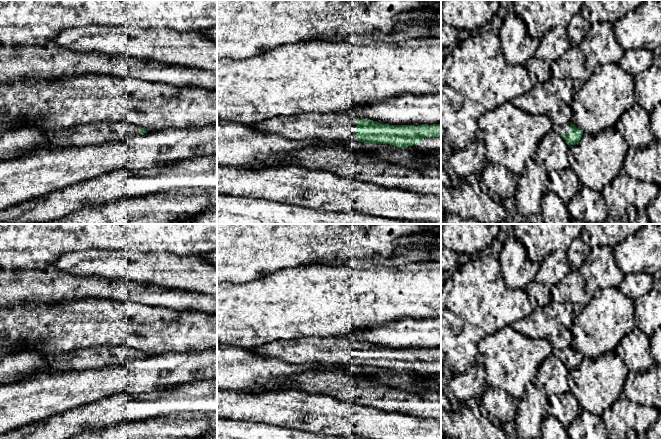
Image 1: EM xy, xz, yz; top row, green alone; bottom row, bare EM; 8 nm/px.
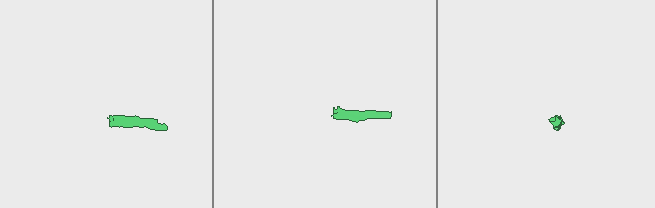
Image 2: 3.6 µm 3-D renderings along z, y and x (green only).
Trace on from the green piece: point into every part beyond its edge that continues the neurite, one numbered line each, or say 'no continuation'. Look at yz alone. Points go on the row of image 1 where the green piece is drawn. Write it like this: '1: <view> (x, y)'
1: yz (565, 128)

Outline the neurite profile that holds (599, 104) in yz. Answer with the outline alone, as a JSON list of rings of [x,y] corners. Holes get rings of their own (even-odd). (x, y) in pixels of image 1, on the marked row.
[[[599,64],[588,80],[572,96],[572,123],[583,133],[597,134],[614,127],[635,103],[634,77],[618,64]]]

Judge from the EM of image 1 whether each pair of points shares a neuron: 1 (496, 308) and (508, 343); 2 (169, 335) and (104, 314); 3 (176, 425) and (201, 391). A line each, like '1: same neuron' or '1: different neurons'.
1: different neurons
2: same neuron
3: different neurons

